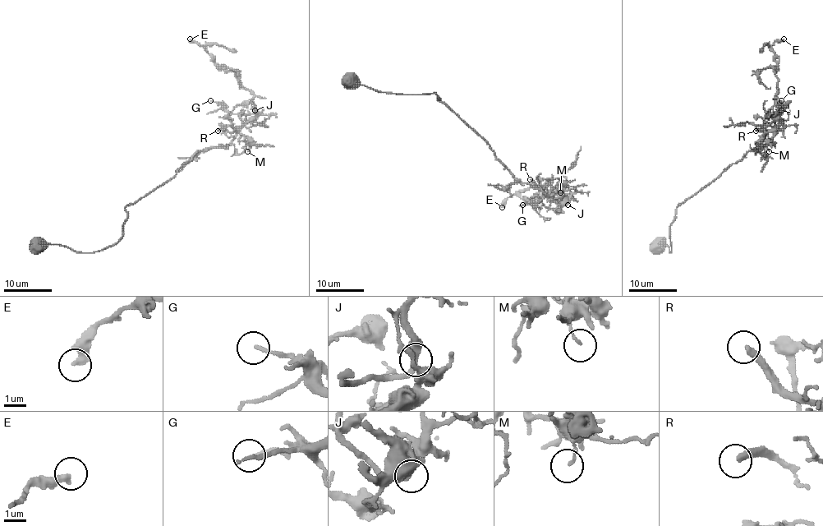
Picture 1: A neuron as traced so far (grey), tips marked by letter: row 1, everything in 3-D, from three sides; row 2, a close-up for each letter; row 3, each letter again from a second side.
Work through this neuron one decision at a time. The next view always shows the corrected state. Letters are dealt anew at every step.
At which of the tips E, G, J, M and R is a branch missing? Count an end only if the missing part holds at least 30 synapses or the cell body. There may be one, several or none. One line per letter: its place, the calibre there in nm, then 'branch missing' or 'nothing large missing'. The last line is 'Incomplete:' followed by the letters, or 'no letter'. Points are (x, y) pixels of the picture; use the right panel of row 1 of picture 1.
E: (783, 39) | 320 nm | nothing large missing
G: (781, 100) | 120 nm | nothing large missing
J: (781, 110) | 320 nm | nothing large missing
M: (769, 151) | 120 nm | nothing large missing
R: (756, 131) | 320 nm | branch missing
Incomplete: R

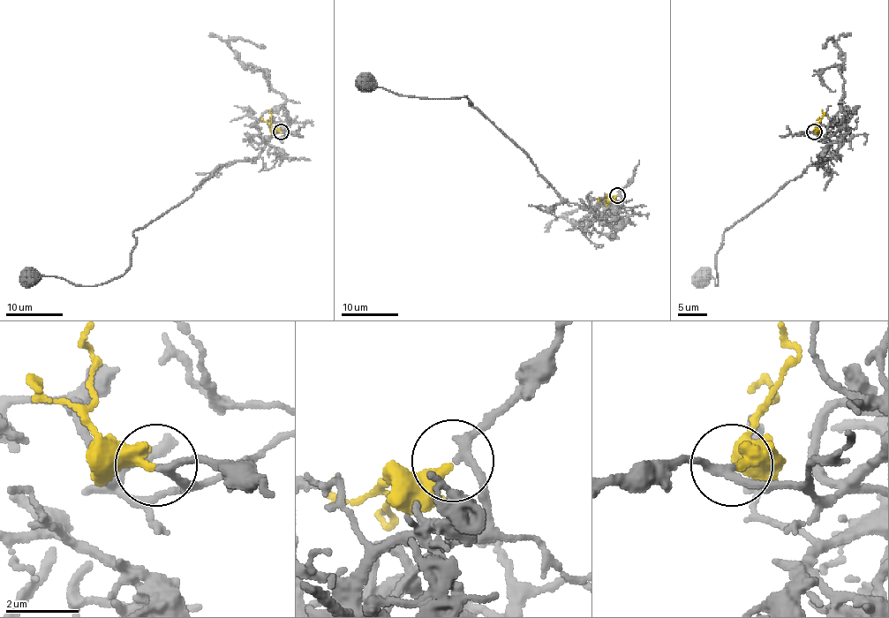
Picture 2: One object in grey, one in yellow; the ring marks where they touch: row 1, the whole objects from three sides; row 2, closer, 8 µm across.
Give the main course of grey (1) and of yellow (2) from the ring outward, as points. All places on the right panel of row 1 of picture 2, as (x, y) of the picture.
1: (813, 131), (838, 136), (840, 148), (723, 233), (718, 286), (702, 275)
2: (815, 131), (824, 114), (822, 109)

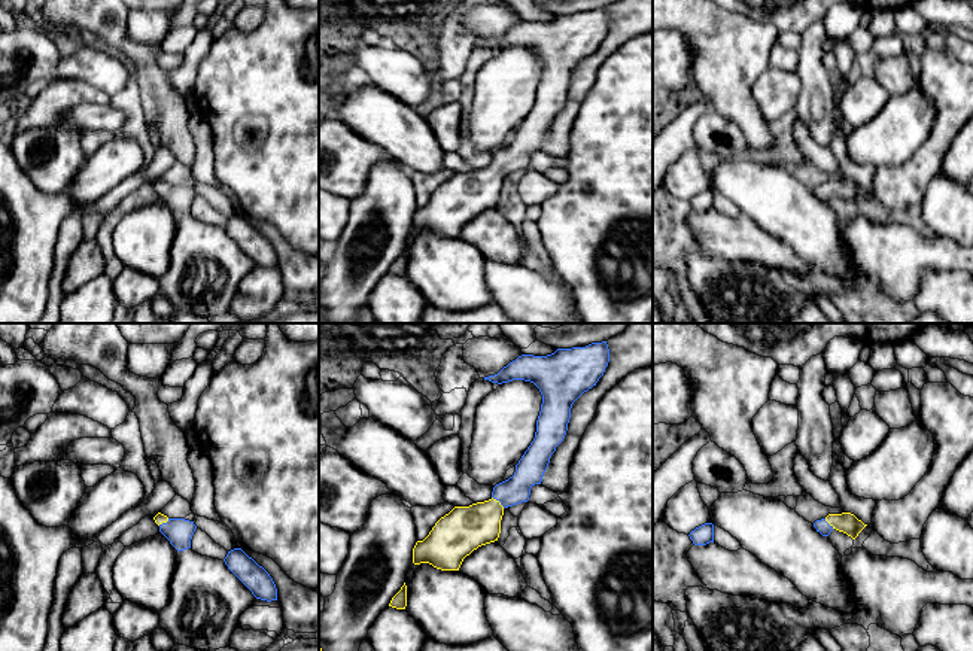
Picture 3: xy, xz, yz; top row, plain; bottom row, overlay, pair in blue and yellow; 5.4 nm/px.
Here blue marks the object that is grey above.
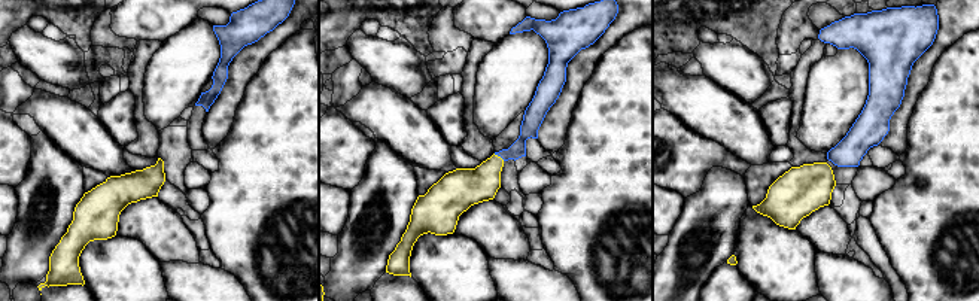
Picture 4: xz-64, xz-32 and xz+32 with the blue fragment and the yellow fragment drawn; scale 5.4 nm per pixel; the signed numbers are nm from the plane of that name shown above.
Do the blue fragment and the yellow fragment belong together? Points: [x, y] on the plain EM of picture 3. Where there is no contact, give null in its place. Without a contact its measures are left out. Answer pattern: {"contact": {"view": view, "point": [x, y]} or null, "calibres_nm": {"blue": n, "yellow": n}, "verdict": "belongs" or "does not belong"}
{"contact": {"view": "xz", "point": [498, 166]}, "calibres_nm": {"blue": 160, "yellow": 240}, "verdict": "belongs"}

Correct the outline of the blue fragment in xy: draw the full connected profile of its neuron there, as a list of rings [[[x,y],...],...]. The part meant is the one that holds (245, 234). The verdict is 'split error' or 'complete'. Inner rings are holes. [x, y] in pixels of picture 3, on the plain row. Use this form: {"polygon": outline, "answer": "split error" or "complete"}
{"polygon": [[[241,215],[228,217],[224,228],[256,265],[277,267],[277,255],[270,240]]], "answer": "complete"}

